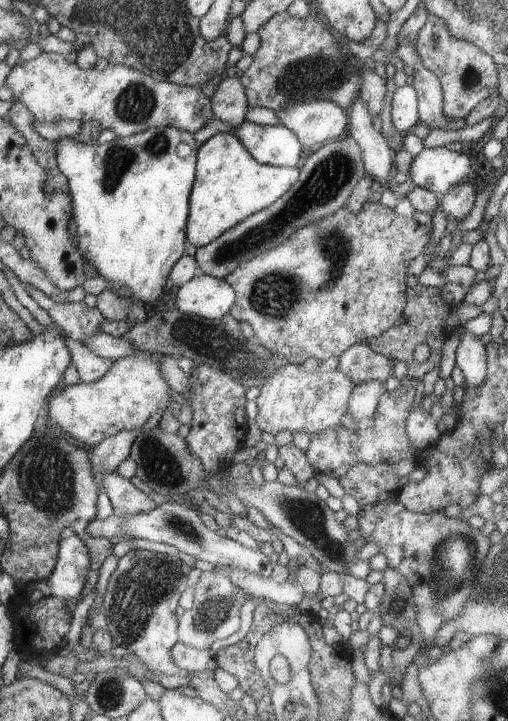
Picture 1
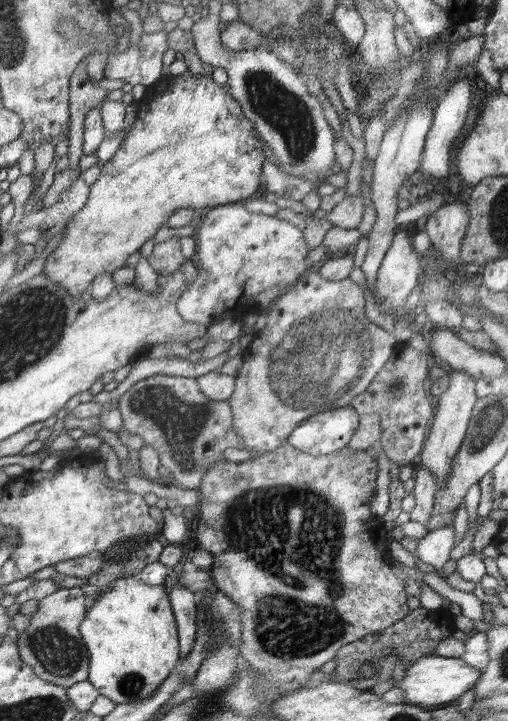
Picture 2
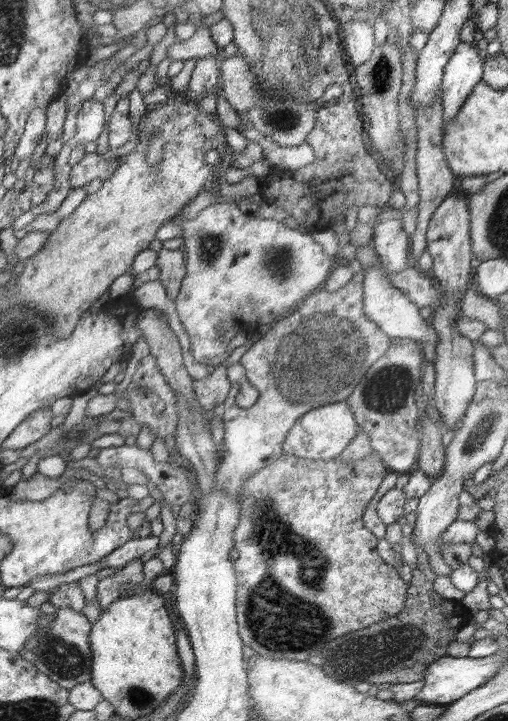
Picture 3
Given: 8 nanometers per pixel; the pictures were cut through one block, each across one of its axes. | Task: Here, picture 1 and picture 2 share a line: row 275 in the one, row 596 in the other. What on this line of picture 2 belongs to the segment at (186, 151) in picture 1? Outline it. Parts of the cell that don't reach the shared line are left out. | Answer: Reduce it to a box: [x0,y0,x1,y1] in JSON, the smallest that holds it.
[80,577,181,704]

